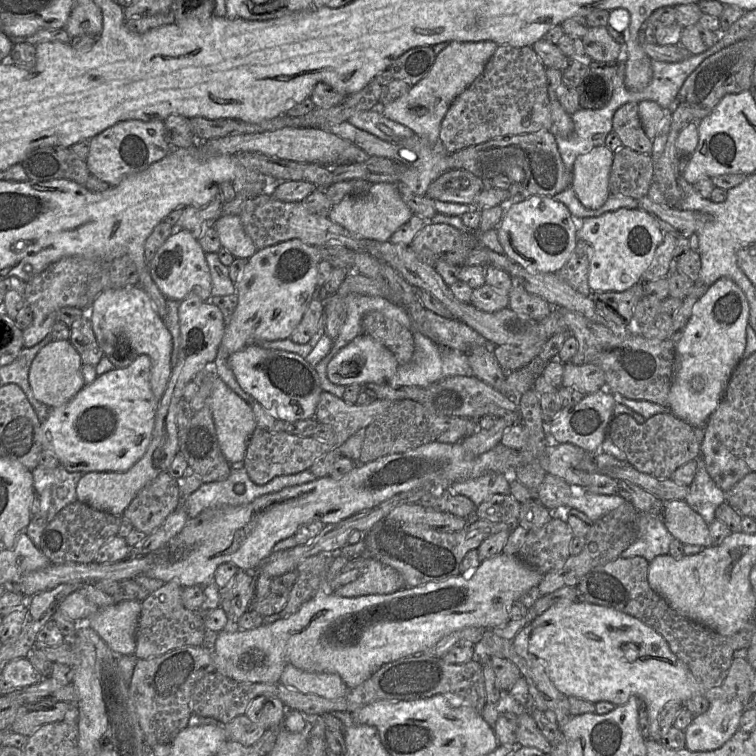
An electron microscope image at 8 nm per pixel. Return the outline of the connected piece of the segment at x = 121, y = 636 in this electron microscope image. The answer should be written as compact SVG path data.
M123 601L99 608L85 624L93 629L117 655L134 655L141 602Z

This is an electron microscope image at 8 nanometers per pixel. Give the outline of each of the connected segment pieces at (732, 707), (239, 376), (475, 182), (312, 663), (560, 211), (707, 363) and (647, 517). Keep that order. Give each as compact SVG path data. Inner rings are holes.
M721 686L705 692L709 700L708 710L693 718L691 724L684 730L686 749L692 752L712 751L723 746L739 729L741 716L747 706L738 701L724 699L724 691Z
M248 345L229 355L228 365L240 387L276 418L284 422L314 418L322 389L314 367L300 355Z
M451 169L433 180L424 196L444 202L476 206L482 180L464 169Z
M334 553L334 559L325 571L324 581L314 596L289 617L253 630L242 631L230 625L226 630L213 635L208 645L213 652L215 671L238 682L273 683L279 682L285 666L292 664L307 672L336 673L348 687L355 687L383 664L422 653L454 631L466 627L493 629L506 624L510 620L512 604L530 589L537 587L544 575L526 566L516 555L501 553L483 560L469 573L463 572L446 580L404 587L390 594L344 598L334 594L328 577L336 575L348 561L343 555Z
M533 195L506 207L497 226L498 240L504 254L530 273L557 273L573 252L577 225L569 209L553 197Z
M722 277L707 288L694 304L692 315L686 324L680 340L675 344L675 368L668 394L668 411L693 428L707 424L710 415L722 400L729 379L743 357L746 346L746 327L749 322L749 304L745 294L732 280ZM695 377L701 377L704 386L700 391L692 387Z
M638 512L635 520L636 540L621 553L621 557L640 556L651 562L658 555L669 554L674 537L660 515Z

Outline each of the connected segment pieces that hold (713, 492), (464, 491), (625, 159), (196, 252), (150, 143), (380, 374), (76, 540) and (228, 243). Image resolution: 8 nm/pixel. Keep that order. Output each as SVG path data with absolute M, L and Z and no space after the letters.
M701 456L696 459L697 467L689 492L685 498L686 503L700 514L707 525L715 520L716 508L725 502L725 492L721 490L706 470Z
M487 472L479 477L451 484L447 489L451 494L461 494L480 505L494 494L510 494L509 480L500 472Z
M621 147L614 153L609 176L609 193L633 199L648 196L654 177L654 161L649 154Z
M187 230L172 234L165 241L149 262L148 268L152 280L166 299L180 302L190 294L205 302L210 299L212 281L205 254L198 240Z
M123 120L90 138L88 144L89 152L85 162L89 173L110 187L119 185L127 176L146 170L172 150L165 140L162 120Z
M364 333L355 337L333 356L327 365L328 379L337 385L384 384L395 374L399 364L393 353L382 343Z
M75 501L61 509L47 524L39 549L52 564L91 563L107 541L117 535L120 517Z
M222 215L214 224L221 246L235 258L249 259L257 248L246 234L239 215Z

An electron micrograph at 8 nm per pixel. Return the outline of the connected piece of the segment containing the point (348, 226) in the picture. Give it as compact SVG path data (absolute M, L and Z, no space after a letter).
M381 182L373 183L364 194L345 196L331 207L327 217L356 236L388 241L391 235L412 215L412 211L399 194L397 184Z

